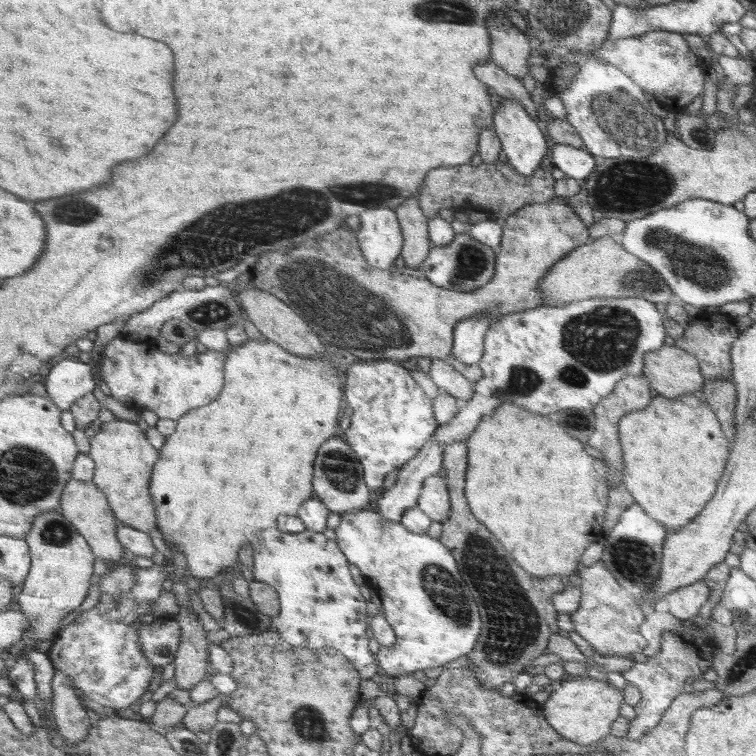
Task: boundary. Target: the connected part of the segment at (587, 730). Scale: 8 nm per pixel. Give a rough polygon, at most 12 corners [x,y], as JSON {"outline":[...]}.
{"outline":[[588,676],[550,688],[543,714],[564,739],[611,735],[622,687]]}

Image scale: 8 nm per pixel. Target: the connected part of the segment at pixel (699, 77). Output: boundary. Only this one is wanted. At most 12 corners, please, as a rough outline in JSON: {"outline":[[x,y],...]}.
{"outline":[[682,33],[606,40],[594,54],[656,106],[689,105],[705,66]]}

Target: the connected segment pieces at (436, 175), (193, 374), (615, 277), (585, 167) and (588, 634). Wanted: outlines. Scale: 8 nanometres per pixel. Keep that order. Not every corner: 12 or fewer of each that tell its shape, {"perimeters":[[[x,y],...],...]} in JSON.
{"perimeters":[[[550,158],[530,176],[500,160],[434,170],[428,220],[473,206],[506,220],[552,201]],[[148,340],[106,347],[111,395],[178,420],[219,397],[222,351],[166,354]],[[611,236],[580,246],[539,282],[542,305],[644,297],[668,283]],[[553,144],[552,159],[582,182],[598,161],[585,148]],[[604,562],[580,564],[569,613],[600,656],[649,652],[646,612]]]}

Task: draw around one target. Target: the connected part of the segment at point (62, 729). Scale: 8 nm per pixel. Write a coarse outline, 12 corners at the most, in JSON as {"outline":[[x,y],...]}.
{"outline":[[59,672],[53,685],[57,730],[68,745],[92,733],[76,684]]}

